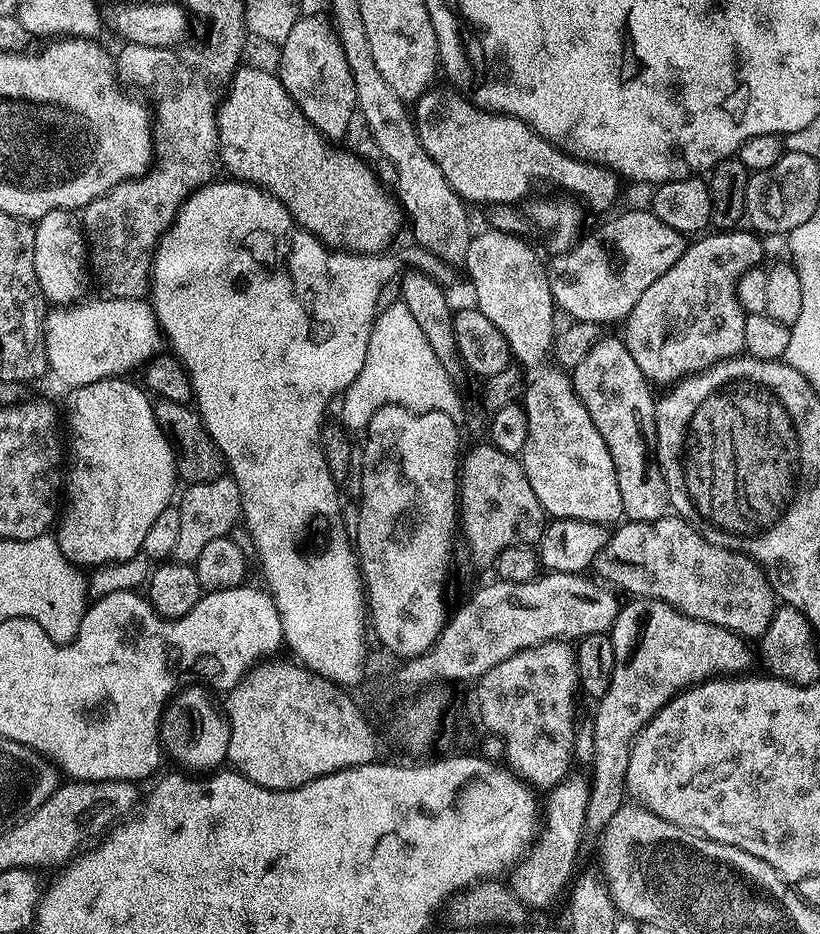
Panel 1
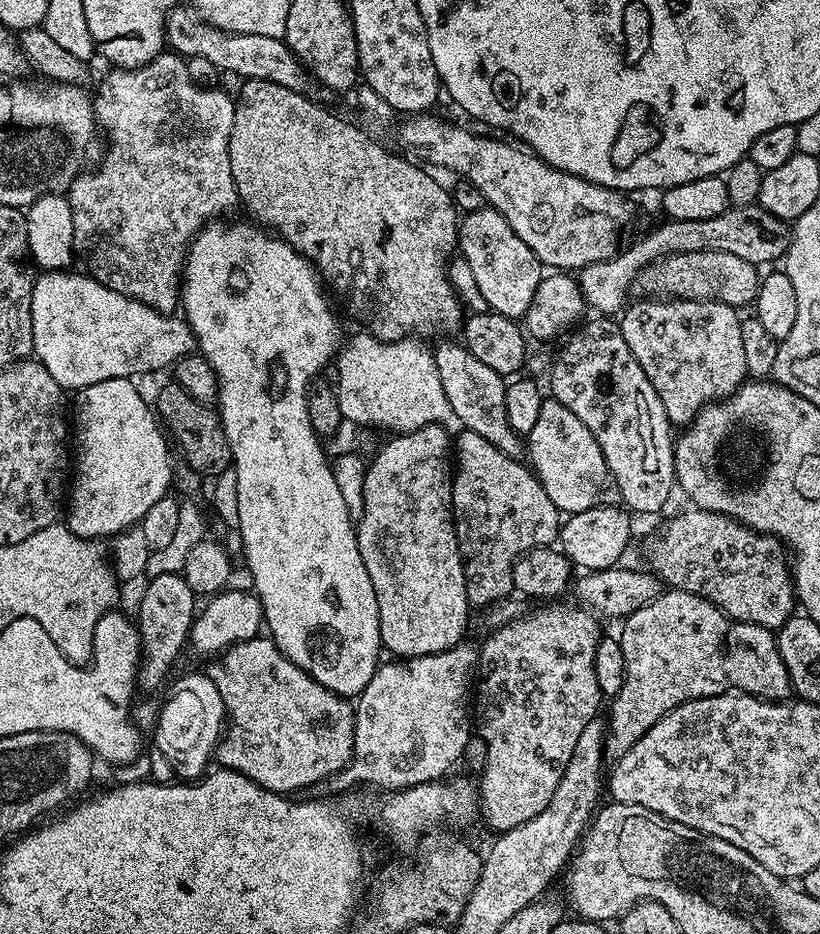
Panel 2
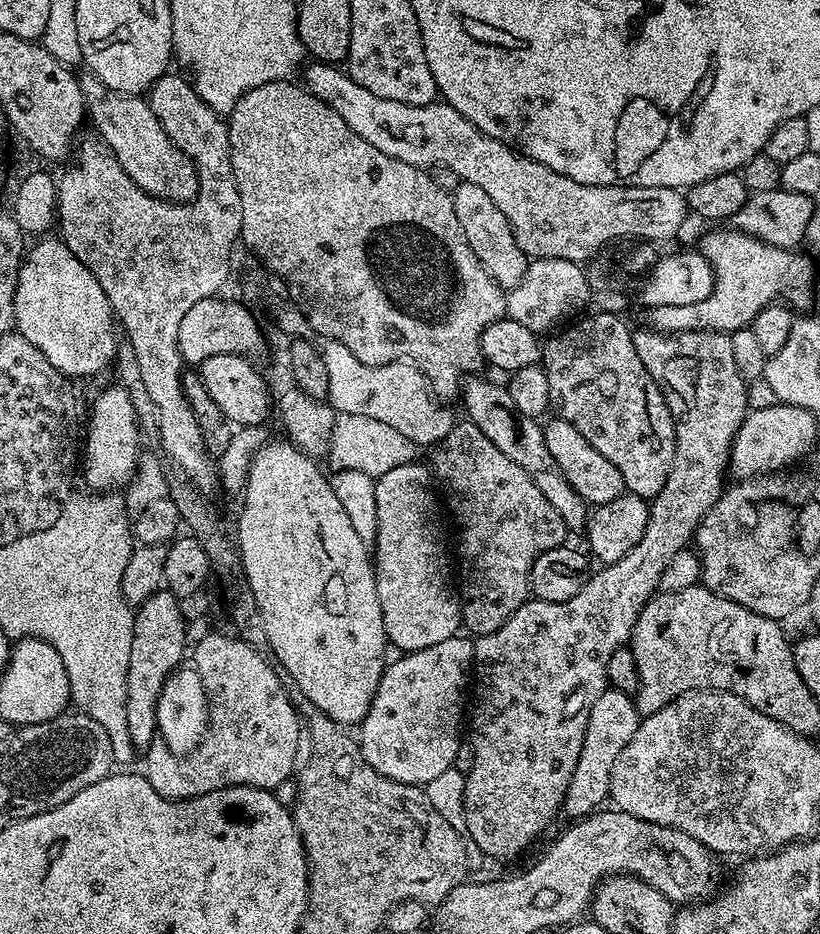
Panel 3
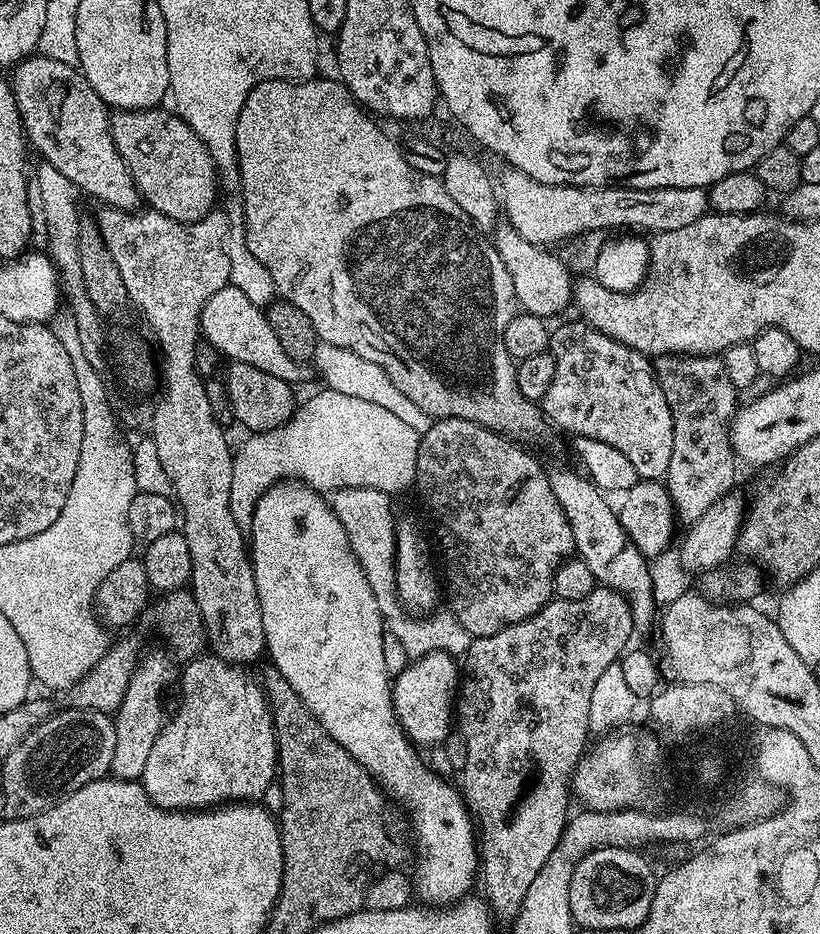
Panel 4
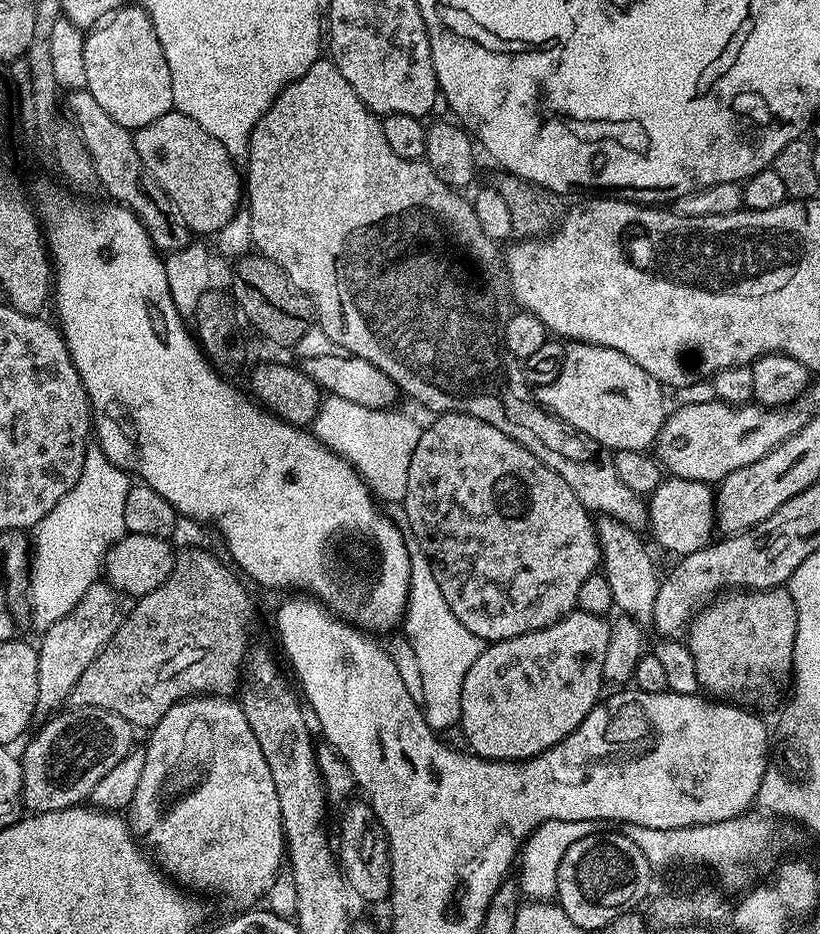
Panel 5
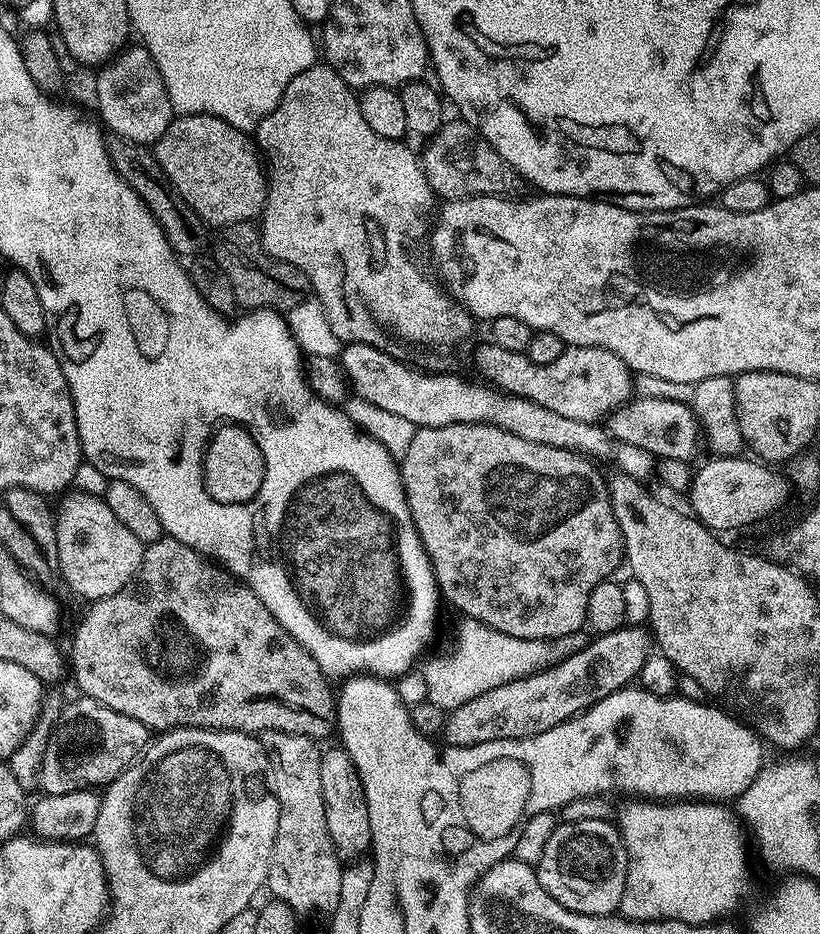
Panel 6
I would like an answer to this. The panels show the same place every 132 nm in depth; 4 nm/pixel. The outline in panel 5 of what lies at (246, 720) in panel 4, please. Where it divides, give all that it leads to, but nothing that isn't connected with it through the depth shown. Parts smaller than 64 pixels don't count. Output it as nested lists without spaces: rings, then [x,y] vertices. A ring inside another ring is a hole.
[[[193,696],[170,706],[149,736],[142,778],[126,812],[133,837],[147,849],[167,879],[185,889],[221,892],[236,900],[237,909],[251,909],[282,871],[286,845],[278,790],[274,790],[270,766],[266,766],[262,746],[258,746],[250,722],[246,722],[246,714],[235,699]]]

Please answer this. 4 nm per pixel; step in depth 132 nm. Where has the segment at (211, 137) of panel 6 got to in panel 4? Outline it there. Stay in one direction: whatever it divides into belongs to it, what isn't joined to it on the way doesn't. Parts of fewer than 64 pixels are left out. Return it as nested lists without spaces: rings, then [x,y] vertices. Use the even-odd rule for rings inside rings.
[[[163,107],[144,108],[141,112],[126,112],[116,110],[111,113],[112,137],[118,154],[122,154],[122,162],[130,170],[134,182],[138,186],[143,203],[151,211],[161,212],[166,218],[174,218],[183,224],[198,222],[206,218],[208,212],[217,207],[216,192],[218,196],[218,173],[212,165],[210,154],[206,146],[190,130],[190,126],[171,111],[163,112]]]

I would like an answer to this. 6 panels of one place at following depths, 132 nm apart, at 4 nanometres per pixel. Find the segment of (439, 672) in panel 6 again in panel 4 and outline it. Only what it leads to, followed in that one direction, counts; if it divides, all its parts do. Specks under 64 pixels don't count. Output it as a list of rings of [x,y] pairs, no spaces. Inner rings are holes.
[[[354,486],[339,488],[331,495],[330,503],[335,511],[336,517],[342,522],[343,528],[350,538],[352,553],[360,559],[362,570],[366,574],[366,582],[372,584],[372,589],[378,602],[378,610],[384,616],[384,626],[389,632],[393,632],[400,640],[402,647],[410,660],[415,660],[428,655],[431,652],[444,652],[451,656],[462,656],[468,651],[472,637],[458,622],[458,618],[450,610],[433,611],[423,618],[413,618],[406,611],[405,605],[401,603],[400,595],[396,593],[396,525],[398,517],[392,509],[393,497],[382,490],[374,490],[370,486]]]

